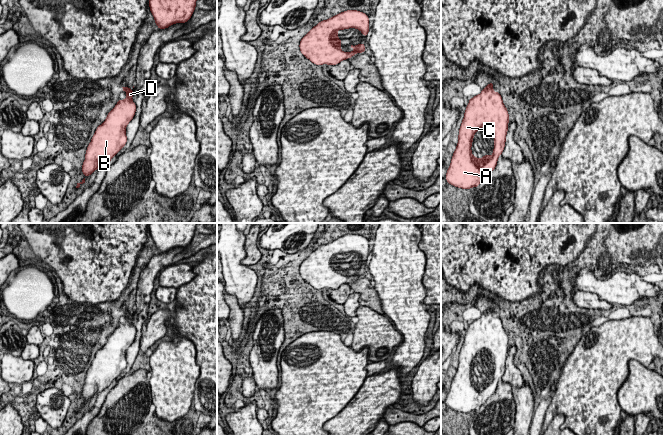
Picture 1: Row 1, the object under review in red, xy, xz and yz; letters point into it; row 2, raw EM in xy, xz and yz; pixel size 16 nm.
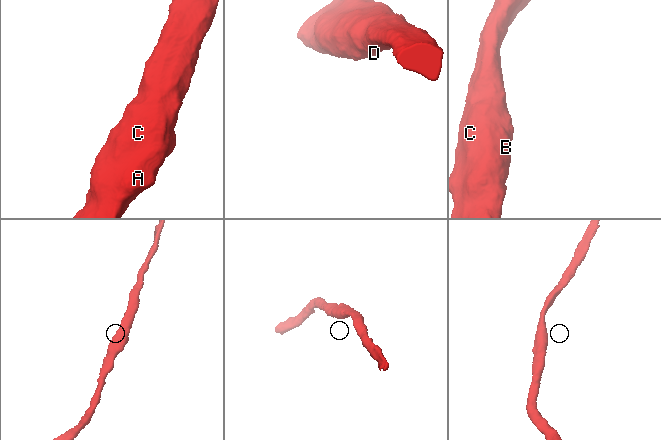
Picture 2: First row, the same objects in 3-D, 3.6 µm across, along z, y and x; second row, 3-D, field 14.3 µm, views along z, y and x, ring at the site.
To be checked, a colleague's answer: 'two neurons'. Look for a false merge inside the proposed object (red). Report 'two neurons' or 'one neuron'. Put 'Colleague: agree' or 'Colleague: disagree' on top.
Colleague: disagree
one neuron

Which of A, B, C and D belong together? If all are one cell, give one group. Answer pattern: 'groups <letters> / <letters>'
groups A B C D

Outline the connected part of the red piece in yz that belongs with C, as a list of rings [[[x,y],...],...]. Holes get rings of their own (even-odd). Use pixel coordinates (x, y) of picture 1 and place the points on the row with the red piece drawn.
[[[490,82],[481,93],[469,99],[466,107],[464,118],[459,128],[458,144],[451,158],[450,167],[446,173],[446,181],[452,186],[471,189],[477,187],[487,177],[489,173],[494,171],[497,165],[499,156],[505,148],[506,135],[508,131],[509,114],[505,107],[502,97],[499,92],[494,92],[494,84]],[[487,127],[494,137],[493,154],[484,155],[482,158],[477,158],[472,154],[472,142],[475,133],[481,128]]]

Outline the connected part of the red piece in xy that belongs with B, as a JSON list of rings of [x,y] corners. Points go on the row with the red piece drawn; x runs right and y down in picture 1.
[[[127,86],[122,88],[127,93],[126,98],[118,100],[105,121],[95,130],[87,147],[82,165],[85,178],[108,164],[127,143],[126,126],[134,118],[136,104],[132,100],[133,90]]]

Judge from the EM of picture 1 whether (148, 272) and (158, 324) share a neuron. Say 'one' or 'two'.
two

